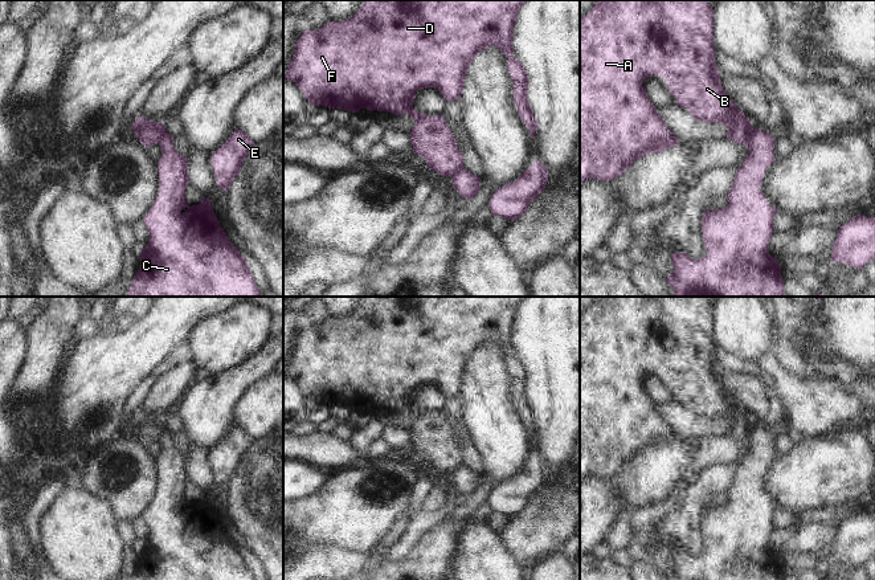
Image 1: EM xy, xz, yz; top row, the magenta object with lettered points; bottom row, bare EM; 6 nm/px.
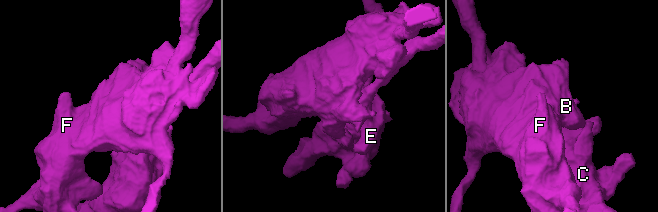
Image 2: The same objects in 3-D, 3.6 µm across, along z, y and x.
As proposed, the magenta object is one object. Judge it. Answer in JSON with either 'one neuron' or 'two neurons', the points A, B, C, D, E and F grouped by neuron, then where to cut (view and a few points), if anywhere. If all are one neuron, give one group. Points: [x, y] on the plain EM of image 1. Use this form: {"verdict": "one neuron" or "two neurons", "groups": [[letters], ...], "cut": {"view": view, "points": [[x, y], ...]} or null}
{"verdict": "two neurons", "groups": [["A", "B", "D", "F"], ["C", "E"]], "cut": {"view": "yz", "points": [[755, 425], [747, 442]]}}

